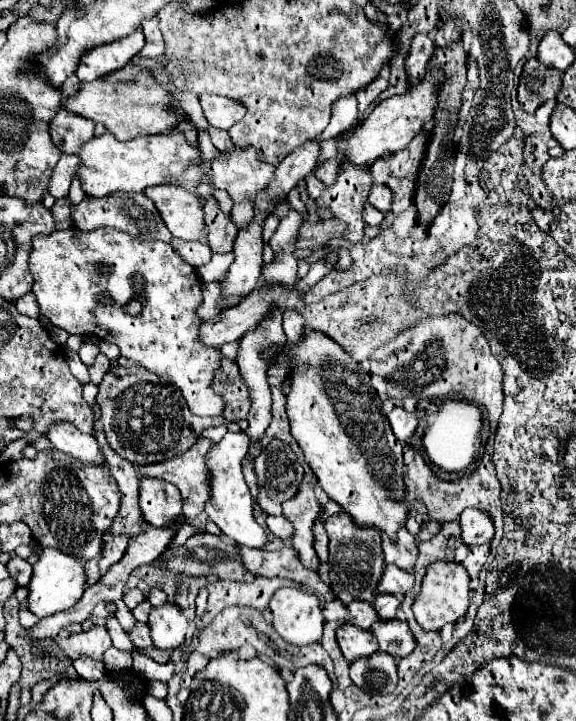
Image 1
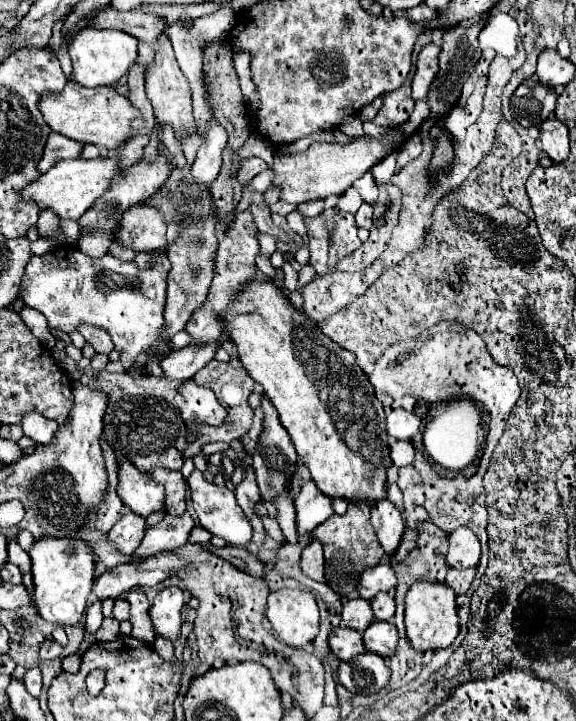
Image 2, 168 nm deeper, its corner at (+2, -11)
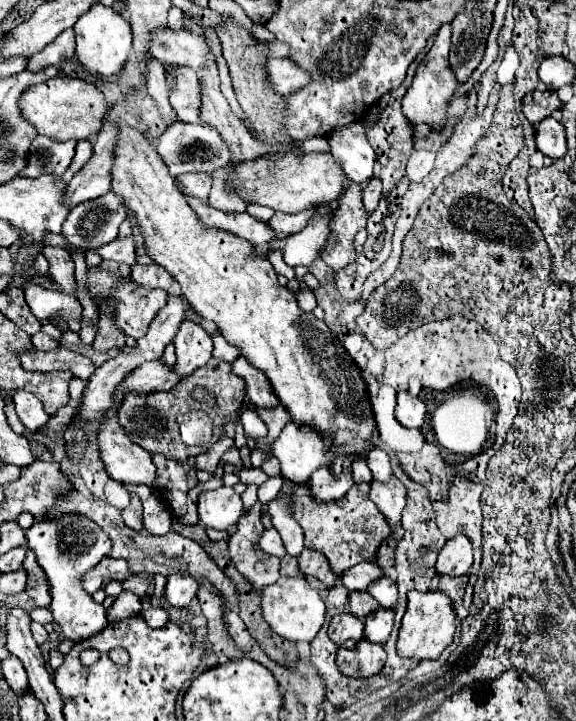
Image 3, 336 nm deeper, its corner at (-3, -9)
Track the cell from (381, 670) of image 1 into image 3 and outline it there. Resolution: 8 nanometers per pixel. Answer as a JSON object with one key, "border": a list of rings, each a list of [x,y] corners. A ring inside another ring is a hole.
{"border":[[[362,639],[354,649],[338,647],[336,665],[348,677],[372,677],[384,667],[386,653],[380,645]]]}

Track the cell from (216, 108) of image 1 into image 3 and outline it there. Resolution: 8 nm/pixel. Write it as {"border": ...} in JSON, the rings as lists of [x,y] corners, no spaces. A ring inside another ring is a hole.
{"border":[[[188,173],[188,175],[178,175],[176,185],[182,185],[180,191],[190,197],[198,197],[200,201],[208,203],[208,193],[212,187],[212,179],[206,173]]]}

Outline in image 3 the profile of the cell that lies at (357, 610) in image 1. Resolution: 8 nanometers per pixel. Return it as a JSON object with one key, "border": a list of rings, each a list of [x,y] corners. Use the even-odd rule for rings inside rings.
{"border":[[[368,591],[350,593],[350,613],[364,619],[372,609],[378,607],[378,601]]]}

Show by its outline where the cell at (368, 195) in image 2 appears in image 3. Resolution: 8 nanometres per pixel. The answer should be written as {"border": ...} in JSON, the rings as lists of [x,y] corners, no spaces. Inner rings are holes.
{"border":[[[362,121],[334,129],[328,135],[328,143],[330,153],[334,161],[342,167],[344,175],[354,183],[366,185],[374,175],[376,155],[366,139],[366,129]]]}

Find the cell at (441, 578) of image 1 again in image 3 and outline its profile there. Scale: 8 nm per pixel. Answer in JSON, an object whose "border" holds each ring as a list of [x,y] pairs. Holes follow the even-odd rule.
{"border":[[[410,591],[408,593],[408,609],[402,617],[402,625],[398,631],[396,651],[400,657],[412,659],[412,661],[424,661],[424,659],[438,659],[440,653],[452,643],[456,631],[456,613],[452,607],[452,601],[444,597],[440,591]]]}

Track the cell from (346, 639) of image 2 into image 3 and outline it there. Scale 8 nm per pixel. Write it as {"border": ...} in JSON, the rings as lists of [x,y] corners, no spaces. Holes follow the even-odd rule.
{"border":[[[340,613],[334,615],[330,619],[330,627],[328,627],[328,637],[340,645],[340,647],[348,647],[354,649],[356,643],[360,639],[364,639],[364,625],[362,619],[350,615],[350,613]]]}

